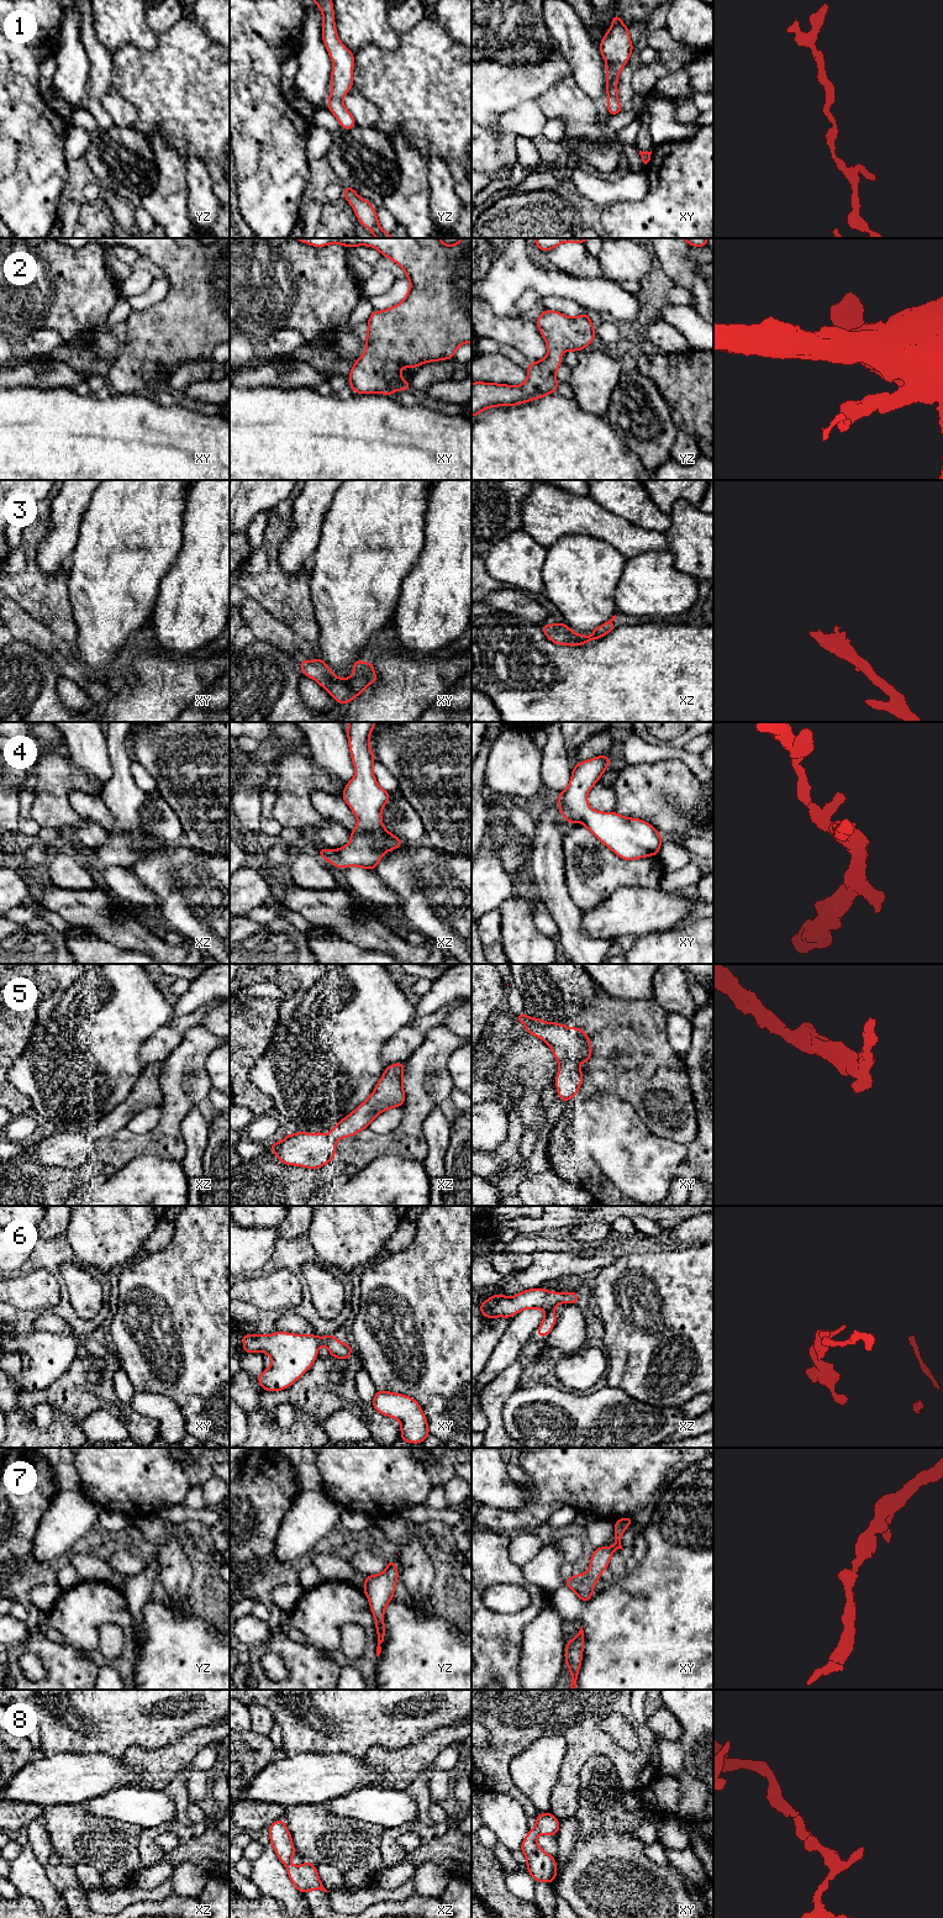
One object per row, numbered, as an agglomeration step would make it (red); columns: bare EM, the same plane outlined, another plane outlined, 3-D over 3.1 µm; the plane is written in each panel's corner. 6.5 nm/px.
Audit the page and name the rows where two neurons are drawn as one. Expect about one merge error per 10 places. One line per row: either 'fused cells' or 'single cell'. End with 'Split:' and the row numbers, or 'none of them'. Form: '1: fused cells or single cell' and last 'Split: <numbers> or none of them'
1: single cell
2: single cell
3: single cell
4: single cell
5: single cell
6: single cell
7: single cell
8: single cell
Split: none of them

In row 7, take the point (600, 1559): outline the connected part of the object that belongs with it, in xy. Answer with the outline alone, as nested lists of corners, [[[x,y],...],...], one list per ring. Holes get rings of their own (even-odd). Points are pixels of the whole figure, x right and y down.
[[[633,1517],[615,1521],[615,1545],[595,1548],[589,1570],[581,1575],[573,1575],[564,1581],[564,1585],[573,1590],[583,1602],[588,1602],[594,1596],[594,1586],[600,1579],[601,1572],[607,1569],[612,1553],[617,1549],[623,1550],[621,1538],[625,1529],[632,1523]]]

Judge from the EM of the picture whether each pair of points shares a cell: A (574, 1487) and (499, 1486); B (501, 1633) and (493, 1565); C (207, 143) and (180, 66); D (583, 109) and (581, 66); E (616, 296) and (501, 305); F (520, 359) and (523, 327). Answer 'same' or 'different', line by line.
A: different
B: same
C: same
D: different
E: same
F: different

